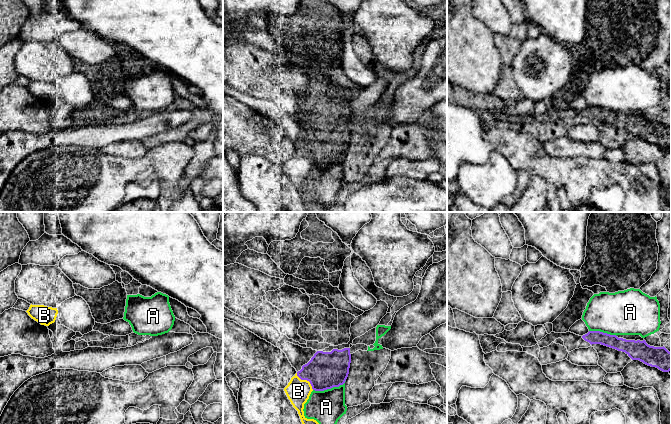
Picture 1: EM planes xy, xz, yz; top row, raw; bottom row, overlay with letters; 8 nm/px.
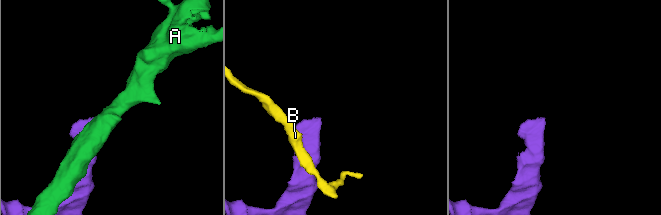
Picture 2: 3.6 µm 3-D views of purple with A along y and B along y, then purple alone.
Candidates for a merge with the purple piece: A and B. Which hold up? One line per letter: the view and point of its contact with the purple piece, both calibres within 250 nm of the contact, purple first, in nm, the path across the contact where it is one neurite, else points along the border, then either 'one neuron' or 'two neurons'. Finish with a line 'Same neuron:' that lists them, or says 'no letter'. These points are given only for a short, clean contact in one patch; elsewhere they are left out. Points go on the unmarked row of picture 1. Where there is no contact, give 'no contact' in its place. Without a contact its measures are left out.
A: xz (329, 164) | 300/280 nm | two neurons
B: xz (306, 155) | 300/190 nm | two neurons
Same neuron: no letter

